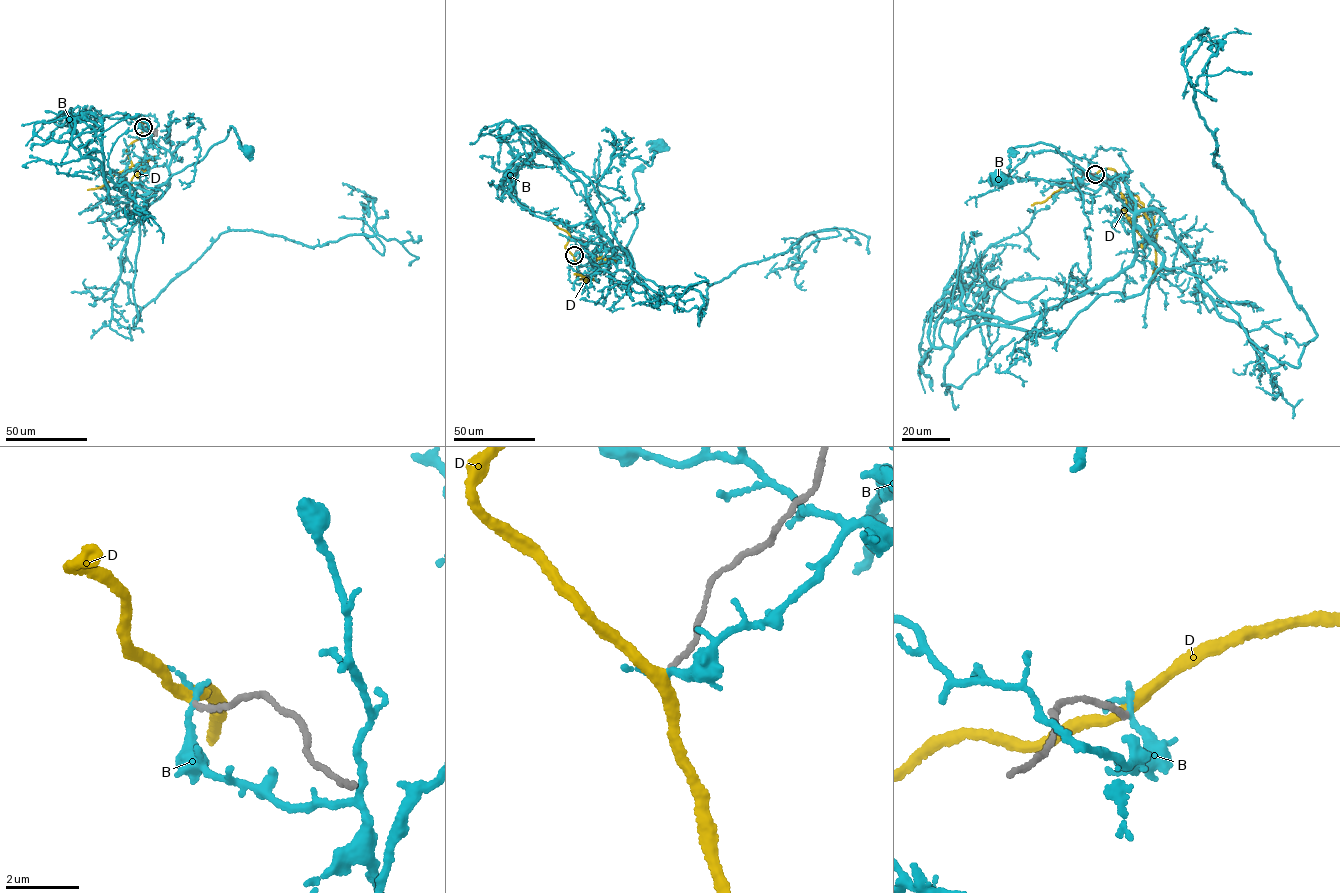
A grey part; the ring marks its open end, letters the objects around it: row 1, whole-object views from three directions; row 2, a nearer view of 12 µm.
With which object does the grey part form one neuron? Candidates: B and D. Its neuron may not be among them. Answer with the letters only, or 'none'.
D

